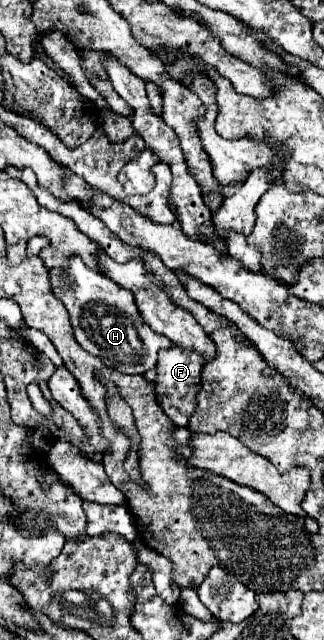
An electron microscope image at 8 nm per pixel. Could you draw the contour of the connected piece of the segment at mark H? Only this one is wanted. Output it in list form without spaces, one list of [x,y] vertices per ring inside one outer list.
[[[71,256],[67,268],[51,268],[49,282],[51,292],[65,304],[71,316],[77,342],[89,354],[101,358],[105,366],[123,374],[145,374],[157,364],[157,352],[171,346],[171,340],[159,336],[143,322],[131,292],[119,288],[101,272],[87,268],[79,256]]]

